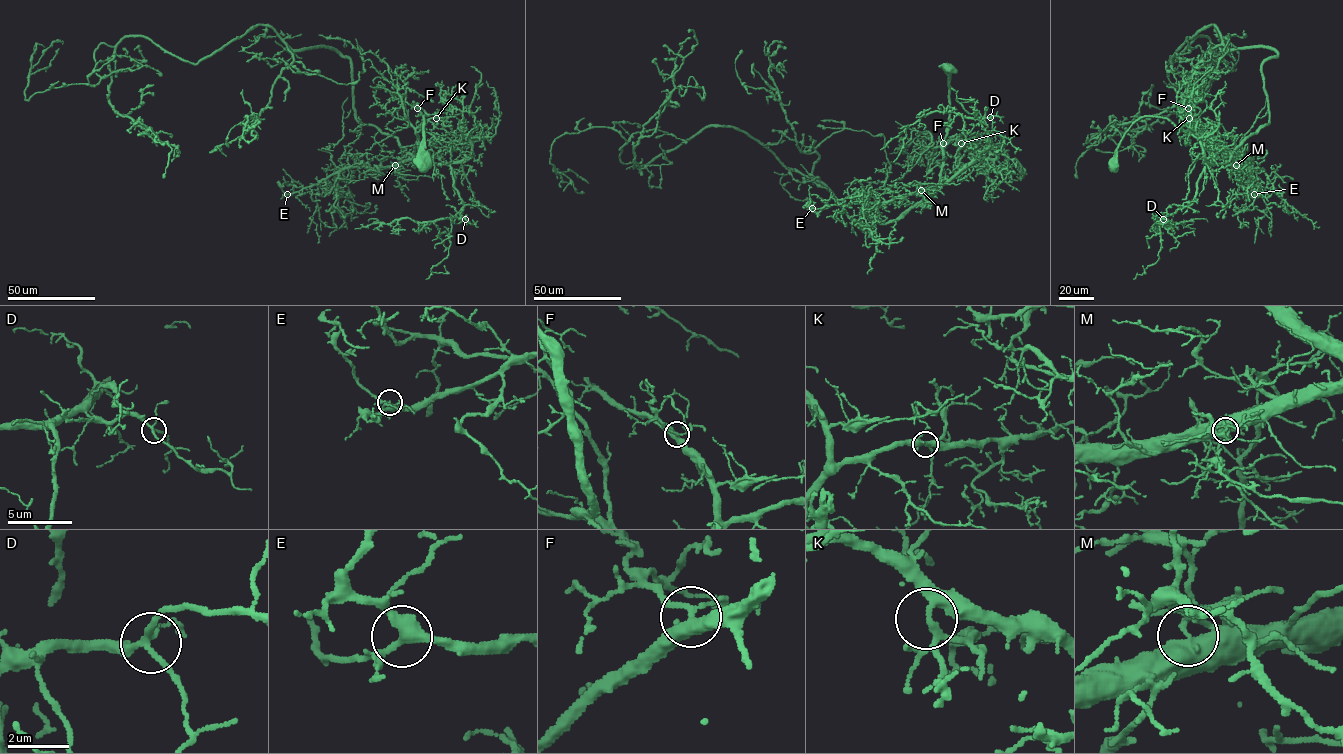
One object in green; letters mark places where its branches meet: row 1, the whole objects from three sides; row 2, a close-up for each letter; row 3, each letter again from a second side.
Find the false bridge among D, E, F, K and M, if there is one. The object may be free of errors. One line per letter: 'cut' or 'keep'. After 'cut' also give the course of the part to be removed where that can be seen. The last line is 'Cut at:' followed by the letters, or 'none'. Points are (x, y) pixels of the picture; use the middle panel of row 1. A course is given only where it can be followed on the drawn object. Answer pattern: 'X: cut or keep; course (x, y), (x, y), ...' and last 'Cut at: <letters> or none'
D: keep
E: keep
F: keep
K: keep
M: keep
Cut at: none

